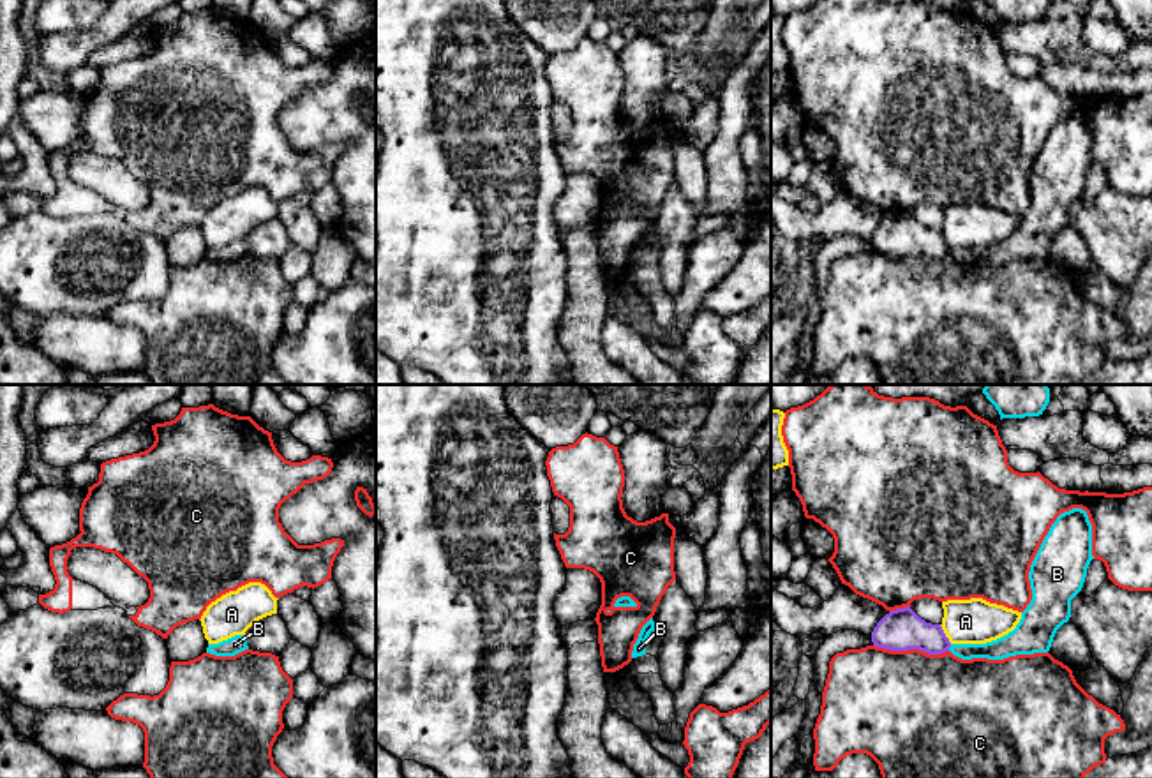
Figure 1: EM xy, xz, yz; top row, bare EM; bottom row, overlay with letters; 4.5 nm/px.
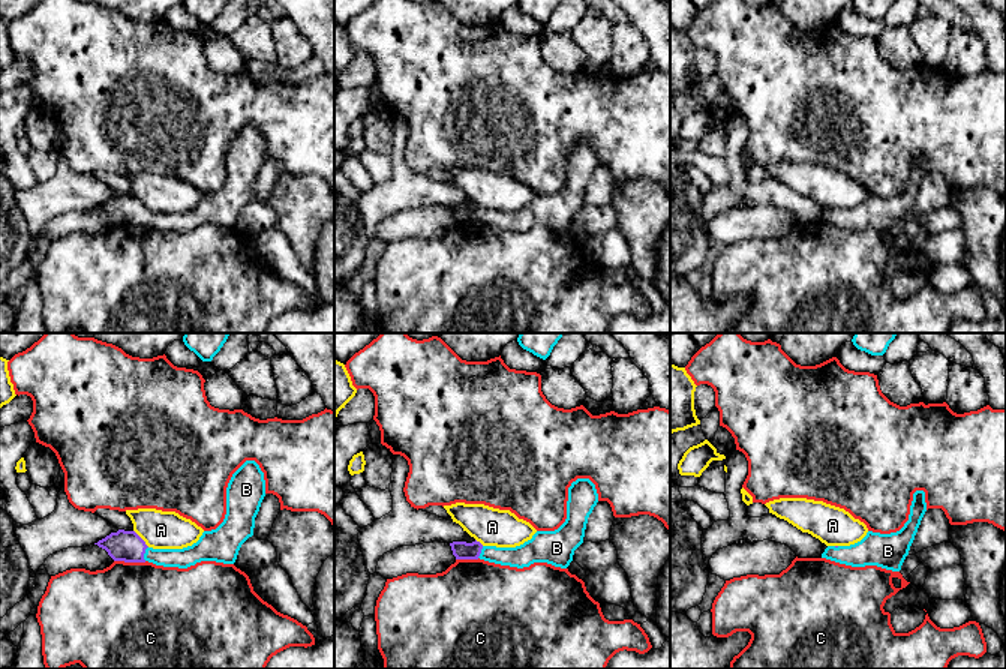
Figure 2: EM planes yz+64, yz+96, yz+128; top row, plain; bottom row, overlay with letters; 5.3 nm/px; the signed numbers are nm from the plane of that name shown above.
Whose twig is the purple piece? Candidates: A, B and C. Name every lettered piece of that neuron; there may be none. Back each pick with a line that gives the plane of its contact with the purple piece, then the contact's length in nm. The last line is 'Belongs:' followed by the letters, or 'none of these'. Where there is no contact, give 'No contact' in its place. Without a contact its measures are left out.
B: Touches purple in yz. Shared border 40 nm
Belongs: B

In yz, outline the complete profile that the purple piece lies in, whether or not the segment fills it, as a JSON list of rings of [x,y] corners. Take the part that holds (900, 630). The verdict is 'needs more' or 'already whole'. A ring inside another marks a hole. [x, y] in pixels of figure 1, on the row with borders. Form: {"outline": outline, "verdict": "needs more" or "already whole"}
{"outline": [[[1073,508],[1060,513],[1044,536],[1029,572],[1032,600],[1007,635],[986,644],[951,644],[940,625],[926,623],[910,607],[903,607],[891,610],[877,623],[871,642],[891,651],[919,649],[928,655],[951,651],[961,660],[1004,660],[1016,655],[1048,653],[1057,630],[1071,617],[1071,600],[1081,591],[1092,559],[1092,524],[1085,510]]], "verdict": "needs more"}

